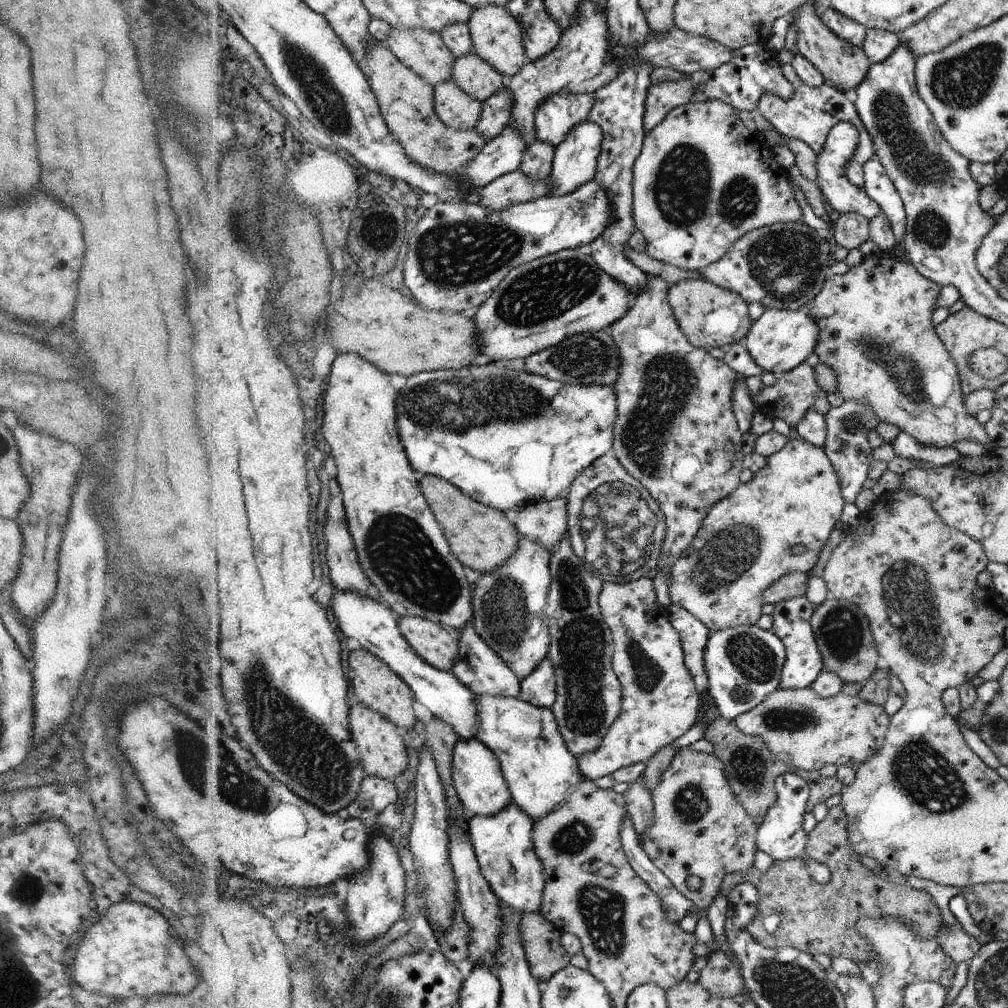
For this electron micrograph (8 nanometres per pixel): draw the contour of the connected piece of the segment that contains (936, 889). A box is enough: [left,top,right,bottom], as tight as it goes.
[903,876,963,925]

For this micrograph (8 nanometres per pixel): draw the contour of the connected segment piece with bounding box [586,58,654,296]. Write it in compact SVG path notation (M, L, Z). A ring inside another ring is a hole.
M632 58L626 62L624 70L606 86L595 91L594 105L589 120L595 122L602 130L601 151L597 158L595 170L596 182L604 186L608 198L614 208L614 220L604 230L599 238L592 240L587 251L598 263L600 270L604 270L610 278L620 280L628 288L628 292L637 296L646 290L646 273L630 259L624 252L628 250L628 239L636 231L634 218L634 174L635 162L642 152L644 138L644 106L647 102L648 90L651 88L651 74L654 64L640 62L632 64Z

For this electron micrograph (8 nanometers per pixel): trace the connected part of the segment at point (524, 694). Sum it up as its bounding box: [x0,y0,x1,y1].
[518,657,556,708]

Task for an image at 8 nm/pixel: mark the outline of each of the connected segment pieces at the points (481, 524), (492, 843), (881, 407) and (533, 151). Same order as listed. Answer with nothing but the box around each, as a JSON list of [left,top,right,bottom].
[[422,476,520,574],[468,799,546,913],[805,250,994,448],[520,139,554,180]]

